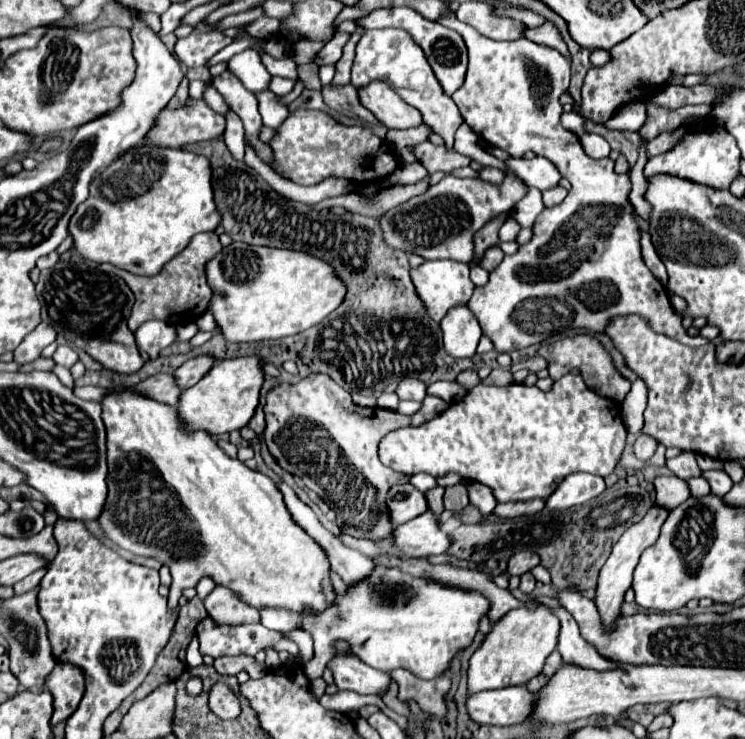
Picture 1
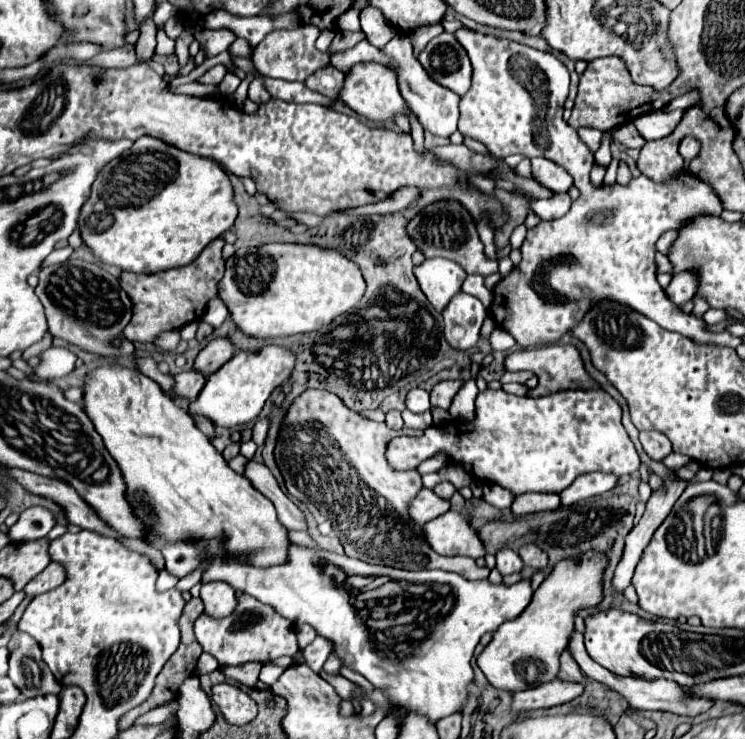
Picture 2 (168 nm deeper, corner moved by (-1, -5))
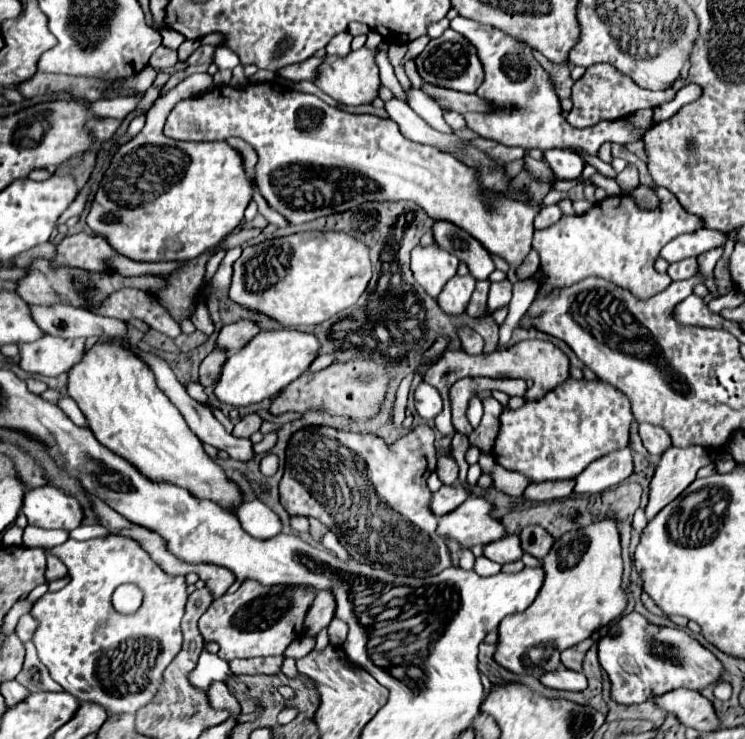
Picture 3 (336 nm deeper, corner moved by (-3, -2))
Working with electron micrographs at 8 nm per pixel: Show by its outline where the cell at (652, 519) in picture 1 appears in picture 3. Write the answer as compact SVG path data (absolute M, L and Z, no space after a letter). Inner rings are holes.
M670 446L656 468L656 474L650 482L650 498L646 506L646 518L654 518L666 504L670 504L676 496L680 496L690 482L694 482L696 472L712 462L714 450L706 446L686 446L676 448Z

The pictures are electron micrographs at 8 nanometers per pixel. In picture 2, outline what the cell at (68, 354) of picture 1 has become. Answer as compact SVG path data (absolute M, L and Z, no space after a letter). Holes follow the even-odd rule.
M50 347L40 357L42 357L42 363L36 367L36 375L40 379L64 377L74 369L74 363L76 363L76 355L66 347Z

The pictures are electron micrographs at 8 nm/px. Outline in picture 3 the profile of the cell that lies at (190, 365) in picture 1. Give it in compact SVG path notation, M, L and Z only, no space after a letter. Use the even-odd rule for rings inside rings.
M238 320L228 326L224 326L218 334L218 346L228 352L238 352L242 346L248 344L256 334L260 332L260 326L252 320Z

